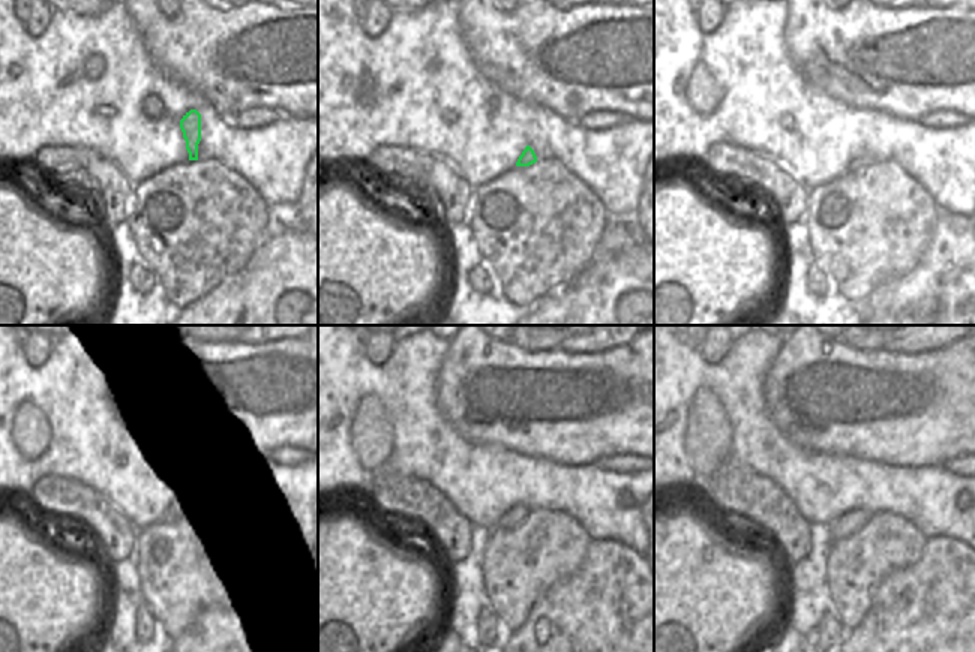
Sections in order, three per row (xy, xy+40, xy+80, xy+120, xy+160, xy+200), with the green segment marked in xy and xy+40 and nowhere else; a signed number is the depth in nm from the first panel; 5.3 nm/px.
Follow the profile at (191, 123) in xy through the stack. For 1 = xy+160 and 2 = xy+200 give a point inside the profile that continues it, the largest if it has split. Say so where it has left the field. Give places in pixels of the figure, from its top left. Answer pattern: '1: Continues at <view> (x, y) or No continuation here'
1: Continues at xy+160 (510, 519)
2: Continues at xy+200 (848, 523)

